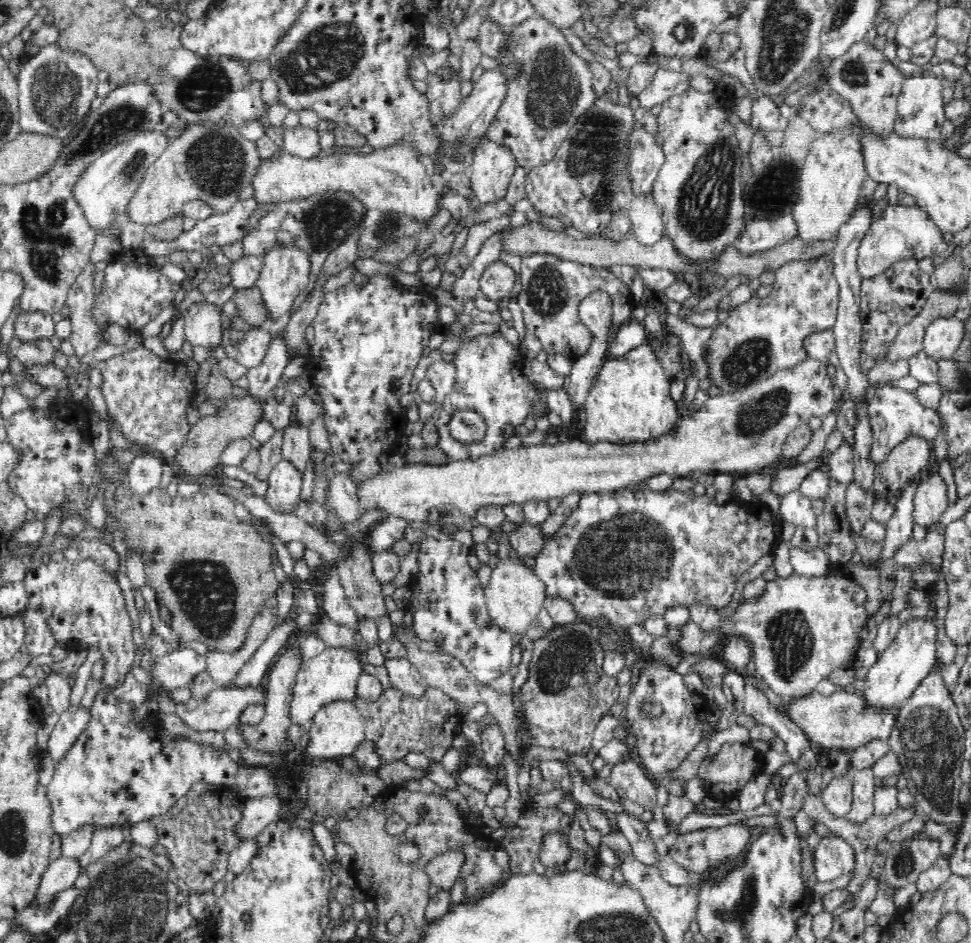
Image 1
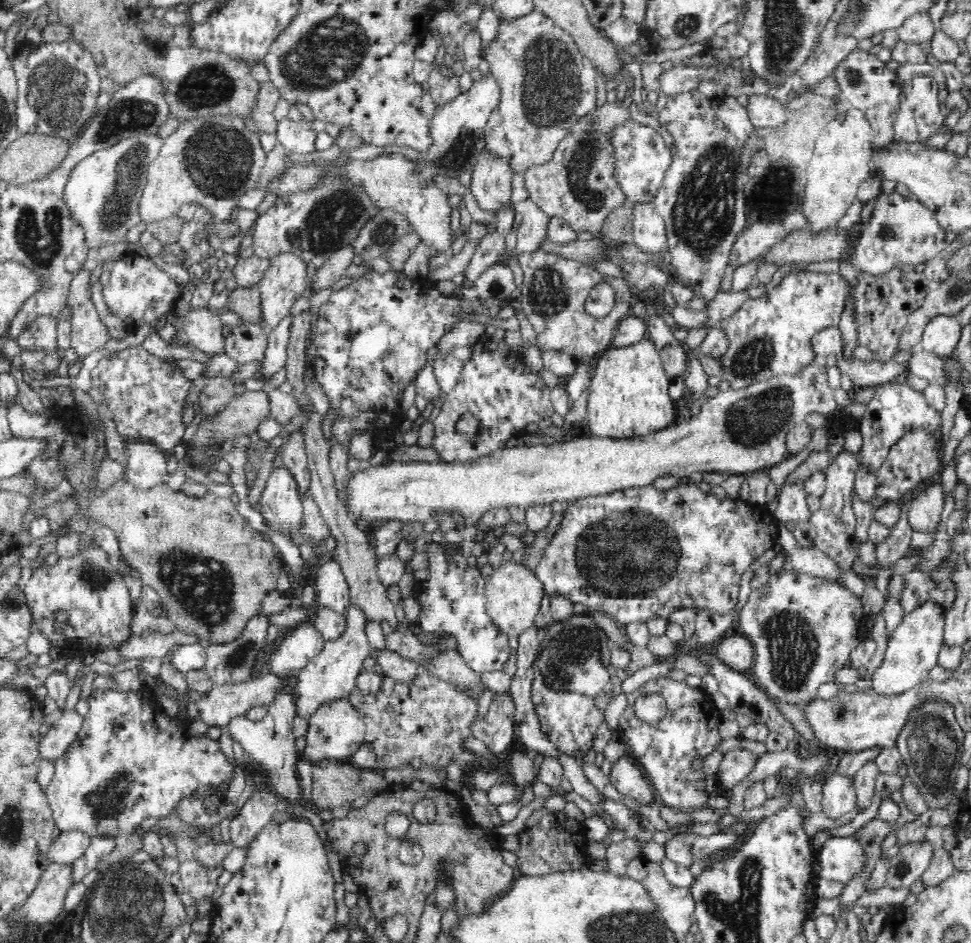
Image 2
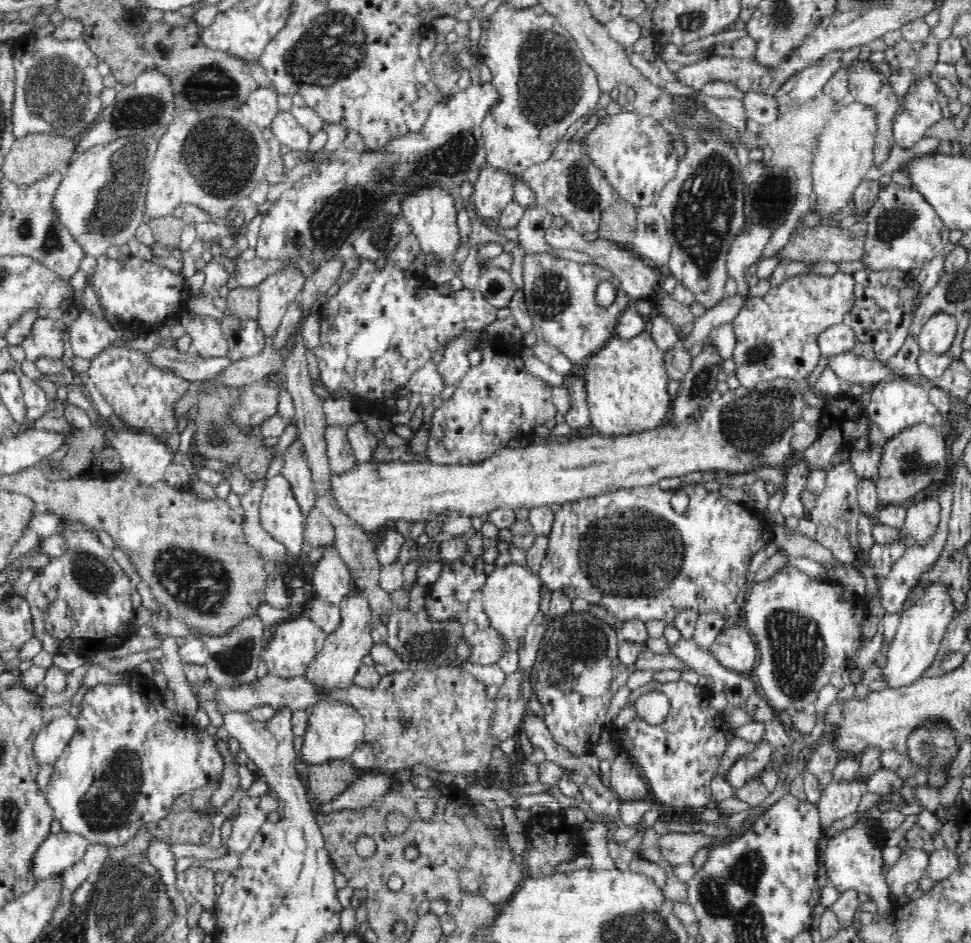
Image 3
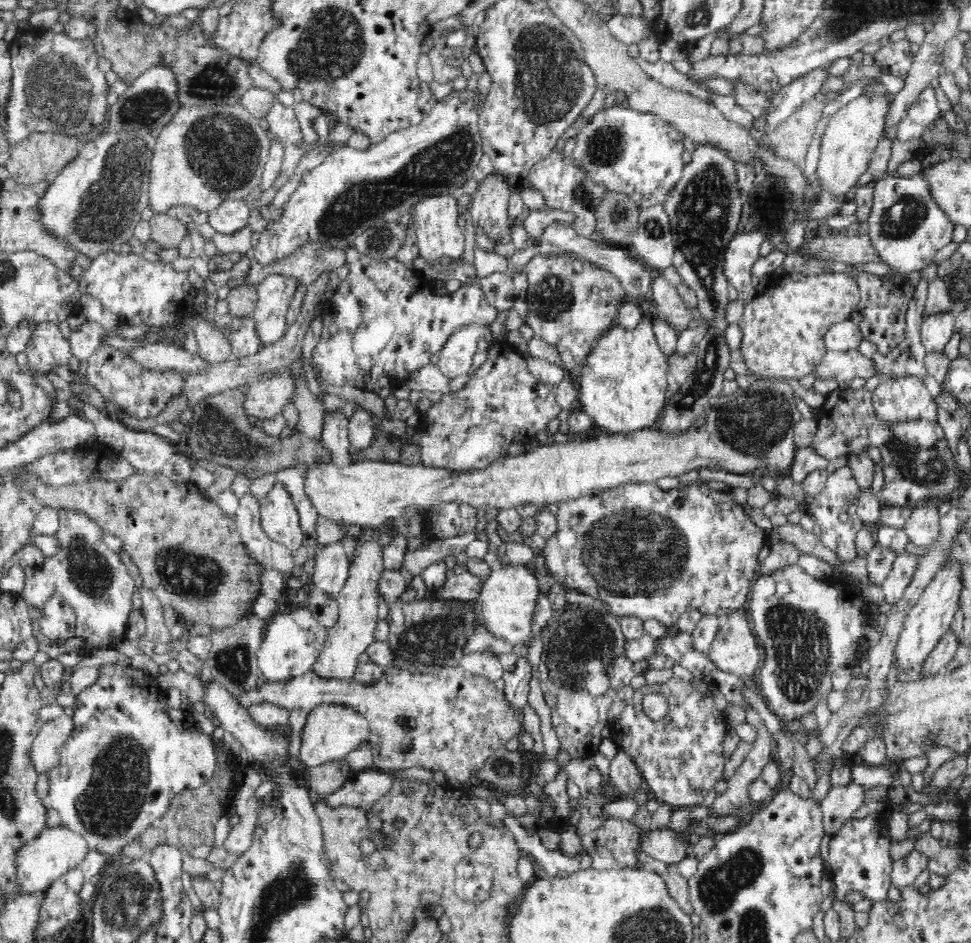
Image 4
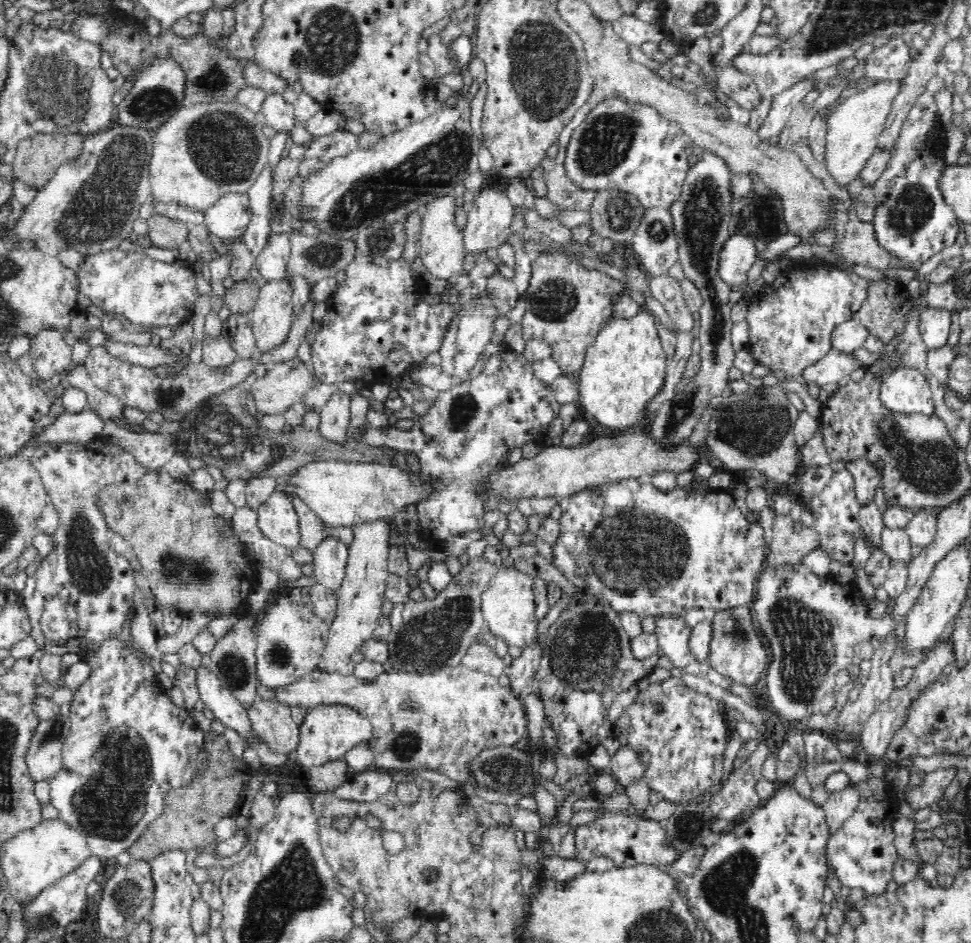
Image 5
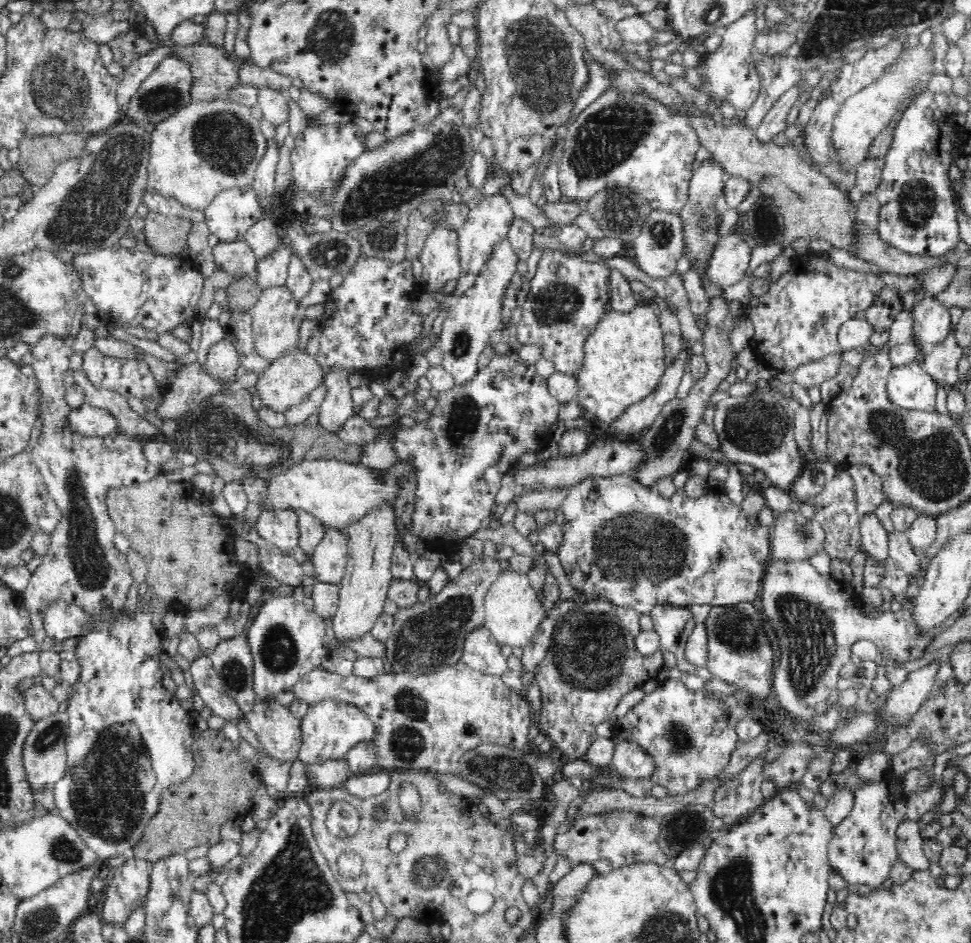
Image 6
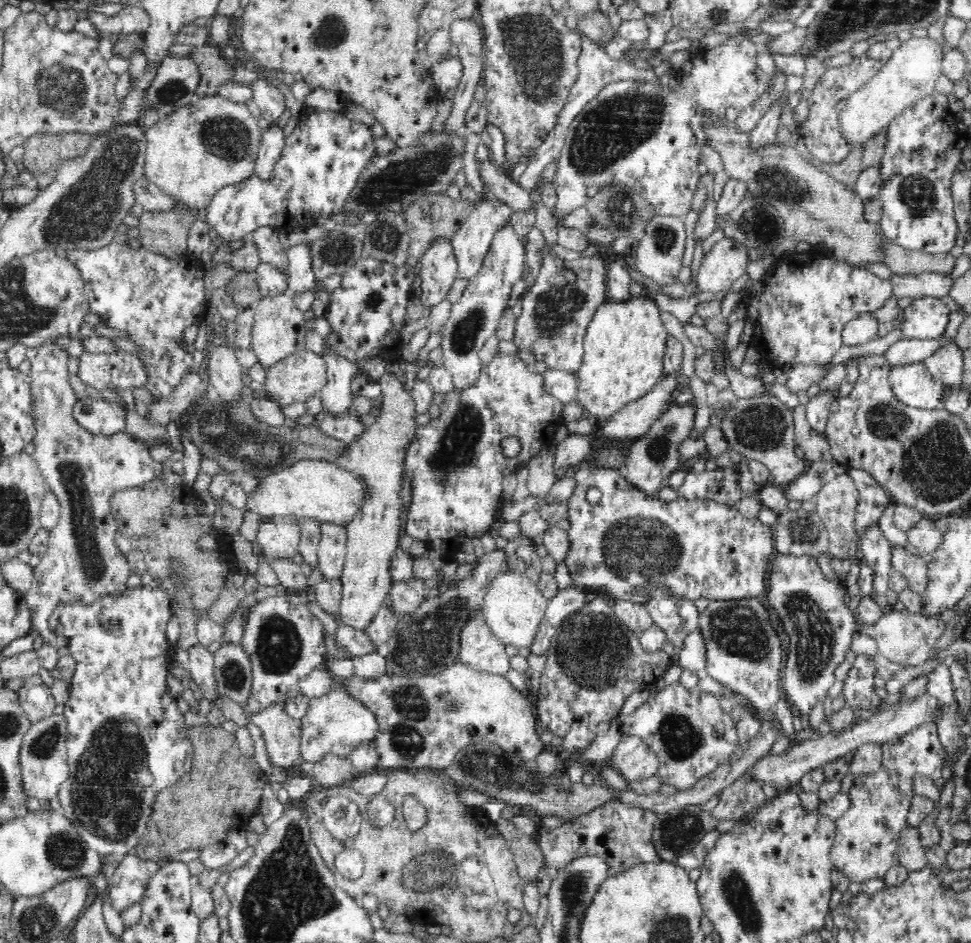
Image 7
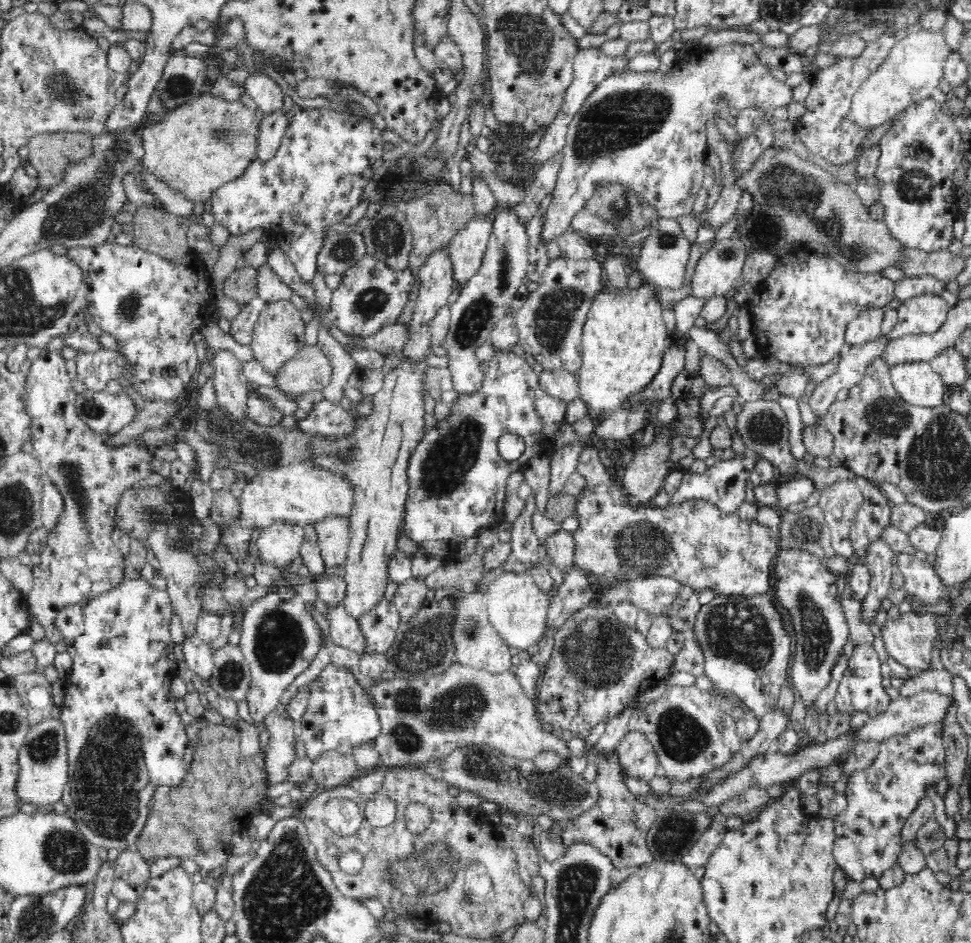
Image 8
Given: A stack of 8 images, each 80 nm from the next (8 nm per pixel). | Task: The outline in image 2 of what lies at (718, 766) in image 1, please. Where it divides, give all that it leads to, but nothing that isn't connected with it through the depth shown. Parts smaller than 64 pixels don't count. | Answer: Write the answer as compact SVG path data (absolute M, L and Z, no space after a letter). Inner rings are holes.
M732 750L722 758L716 773L716 781L720 791L731 791L741 783L756 766L758 755L748 750Z

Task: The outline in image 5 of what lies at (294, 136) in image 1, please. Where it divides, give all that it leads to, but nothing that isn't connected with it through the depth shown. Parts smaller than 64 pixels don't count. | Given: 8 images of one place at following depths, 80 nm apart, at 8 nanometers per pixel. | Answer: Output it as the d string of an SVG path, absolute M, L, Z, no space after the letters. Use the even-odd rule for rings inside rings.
M268 93L261 104L265 122L276 131L290 132L295 124L295 111L292 103L285 100L282 93Z

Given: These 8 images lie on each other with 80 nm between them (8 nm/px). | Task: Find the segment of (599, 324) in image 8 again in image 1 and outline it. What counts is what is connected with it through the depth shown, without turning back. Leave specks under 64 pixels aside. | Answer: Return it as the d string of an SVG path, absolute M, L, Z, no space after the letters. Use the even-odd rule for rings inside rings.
M650 340L620 356L607 354L584 404L586 440L631 443L671 431L682 412L680 404L670 397L672 378L662 368L656 355L656 345Z

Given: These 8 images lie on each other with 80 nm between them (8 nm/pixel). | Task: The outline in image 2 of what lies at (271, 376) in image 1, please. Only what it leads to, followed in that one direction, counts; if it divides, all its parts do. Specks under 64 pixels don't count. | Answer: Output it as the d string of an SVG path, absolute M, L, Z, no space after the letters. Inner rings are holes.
M288 314L278 323L276 328L267 329L268 342L265 350L264 366L262 366L262 378L270 378L272 374L279 372L287 359L290 328L294 322L294 316Z

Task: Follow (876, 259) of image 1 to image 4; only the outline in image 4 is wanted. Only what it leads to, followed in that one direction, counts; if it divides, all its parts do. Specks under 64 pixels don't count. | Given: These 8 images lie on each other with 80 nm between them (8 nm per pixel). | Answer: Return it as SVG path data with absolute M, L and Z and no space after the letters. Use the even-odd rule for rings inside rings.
M924 170L908 178L896 176L896 172L888 172L888 175L877 179L874 184L872 212L867 220L870 227L870 241L874 250L878 251L878 255L882 257L882 262L890 268L906 274L916 270L921 271L932 261L938 250L942 250L944 246L952 242L955 224L950 220L950 215L936 203L930 181L927 180L927 173L924 173Z

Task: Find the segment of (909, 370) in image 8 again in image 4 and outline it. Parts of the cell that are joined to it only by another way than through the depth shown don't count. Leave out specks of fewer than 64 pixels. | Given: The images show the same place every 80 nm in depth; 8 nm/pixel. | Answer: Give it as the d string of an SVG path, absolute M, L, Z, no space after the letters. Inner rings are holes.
M912 374L890 376L875 388L872 400L876 413L886 421L937 420L938 404L924 382Z

